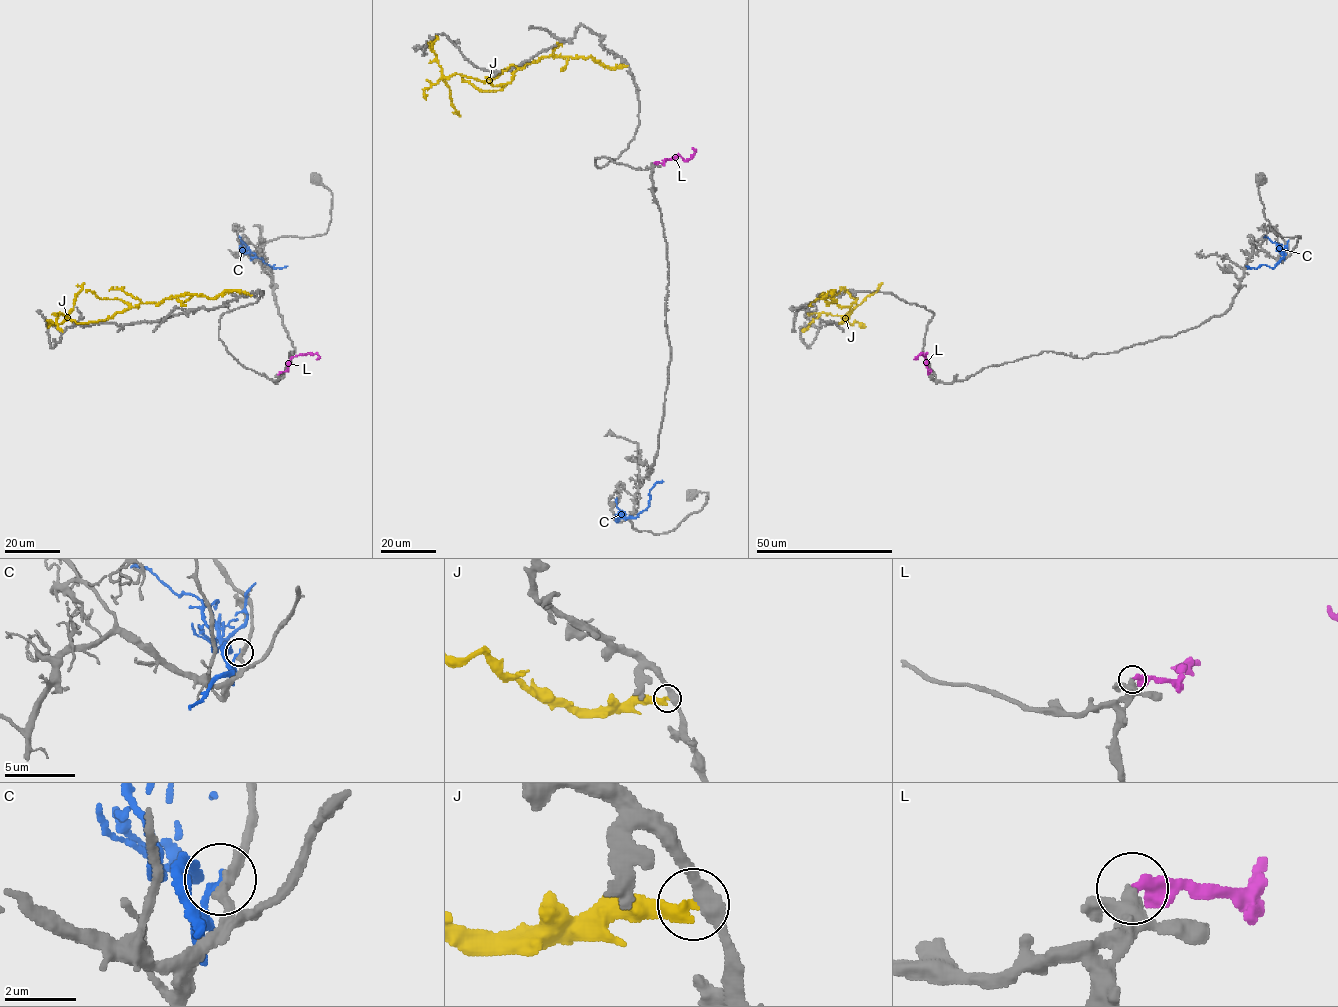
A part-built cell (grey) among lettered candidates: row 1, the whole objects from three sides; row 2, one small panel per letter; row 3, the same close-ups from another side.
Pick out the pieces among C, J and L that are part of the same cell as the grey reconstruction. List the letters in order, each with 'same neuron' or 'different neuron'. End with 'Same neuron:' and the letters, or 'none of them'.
C: different neuron
J: different neuron
L: same neuron
Same neuron: L

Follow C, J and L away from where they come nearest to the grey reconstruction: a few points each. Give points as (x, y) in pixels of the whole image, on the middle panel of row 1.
C: (625, 519), (635, 518), (648, 507), (650, 489), (663, 481)
J: (626, 65), (606, 67), (591, 57), (541, 57), (497, 85), (452, 74), (443, 79), (458, 112), (451, 112)
L: (655, 162), (680, 155), (688, 160), (694, 153), (692, 148)

